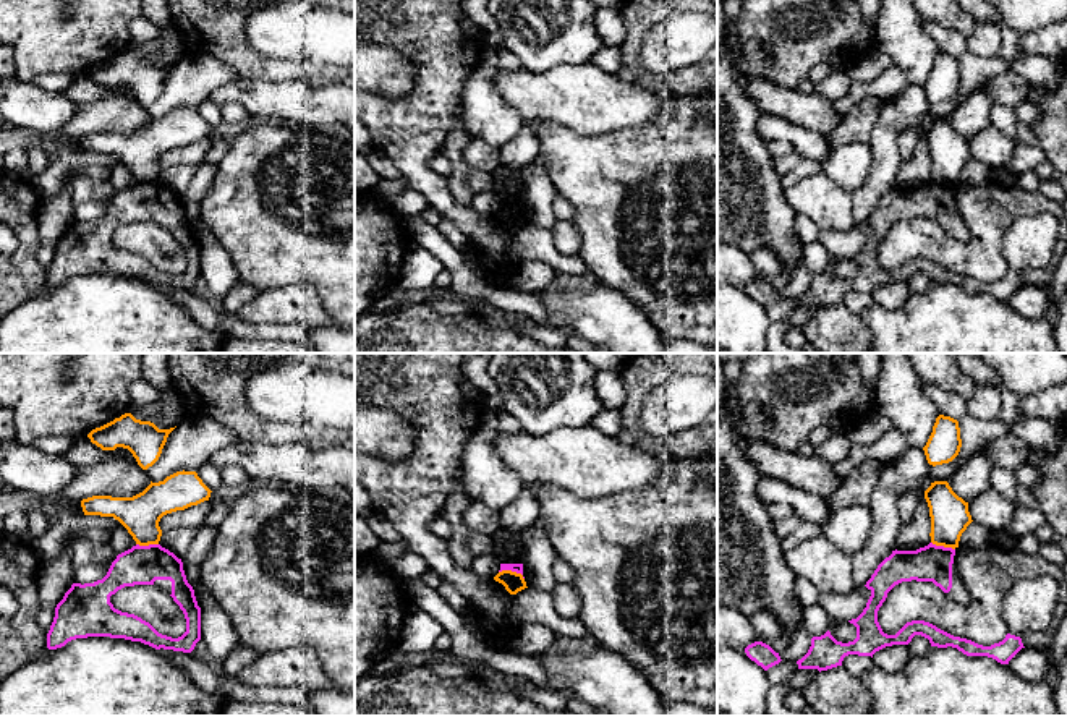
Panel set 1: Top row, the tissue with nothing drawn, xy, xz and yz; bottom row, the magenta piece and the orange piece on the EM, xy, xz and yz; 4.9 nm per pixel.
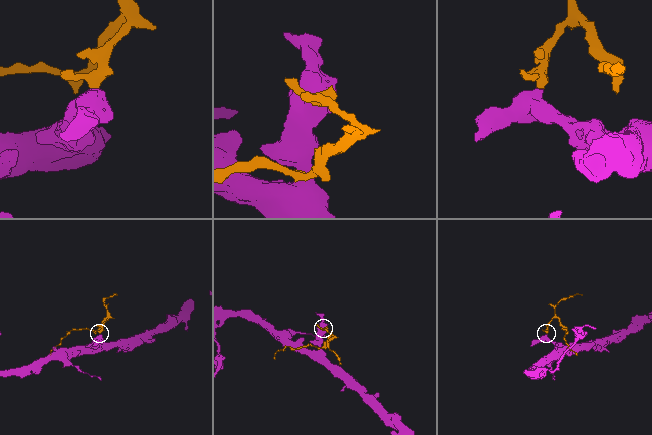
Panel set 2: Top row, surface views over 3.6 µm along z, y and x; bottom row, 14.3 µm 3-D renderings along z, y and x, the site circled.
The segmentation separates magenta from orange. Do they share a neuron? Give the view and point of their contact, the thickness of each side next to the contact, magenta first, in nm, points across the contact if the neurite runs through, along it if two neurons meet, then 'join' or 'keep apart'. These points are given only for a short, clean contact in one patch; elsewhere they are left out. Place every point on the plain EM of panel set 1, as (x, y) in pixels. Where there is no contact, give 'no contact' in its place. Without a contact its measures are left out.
xz (512, 208) | 50/100 nm | along xz (499, 208), (515, 208), (523, 216) | keep apart

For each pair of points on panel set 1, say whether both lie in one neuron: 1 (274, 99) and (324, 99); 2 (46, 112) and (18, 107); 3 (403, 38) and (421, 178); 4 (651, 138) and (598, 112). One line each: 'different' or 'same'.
1: same
2: same
3: same
4: different

